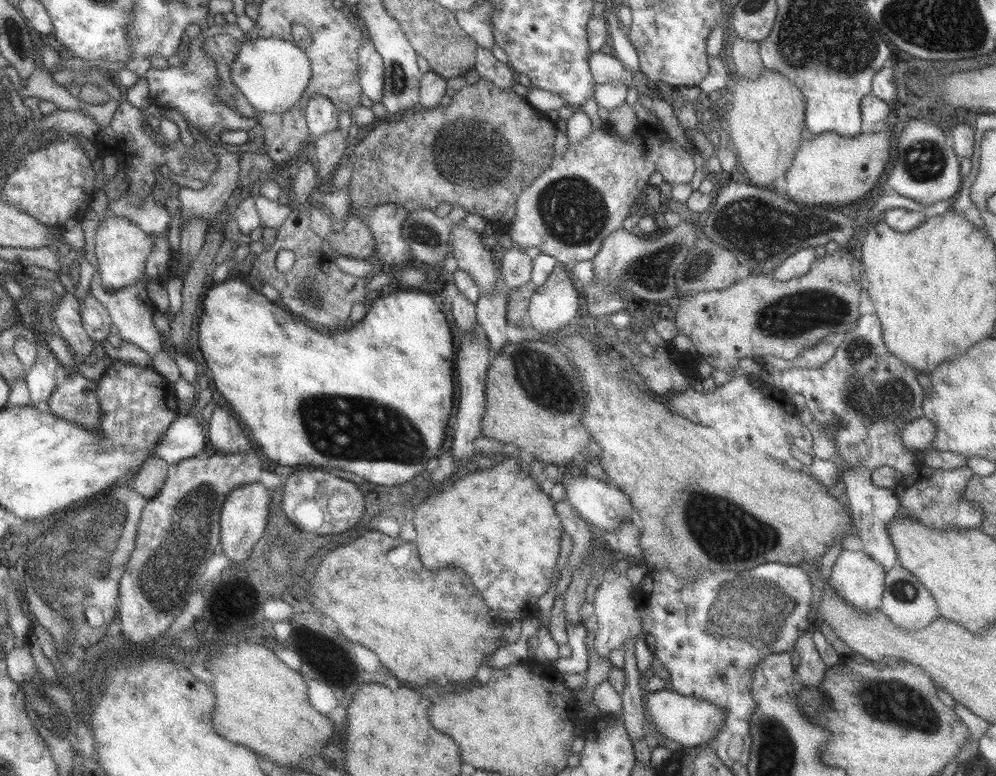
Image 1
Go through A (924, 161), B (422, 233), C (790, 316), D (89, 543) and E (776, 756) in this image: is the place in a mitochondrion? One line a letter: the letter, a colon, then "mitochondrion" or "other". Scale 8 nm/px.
A: mitochondrion
B: mitochondrion
C: mitochondrion
D: mitochondrion
E: mitochondrion

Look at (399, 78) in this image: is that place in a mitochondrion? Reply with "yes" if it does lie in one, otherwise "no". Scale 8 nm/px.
yes

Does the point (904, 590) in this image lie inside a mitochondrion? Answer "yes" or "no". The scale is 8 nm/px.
yes

